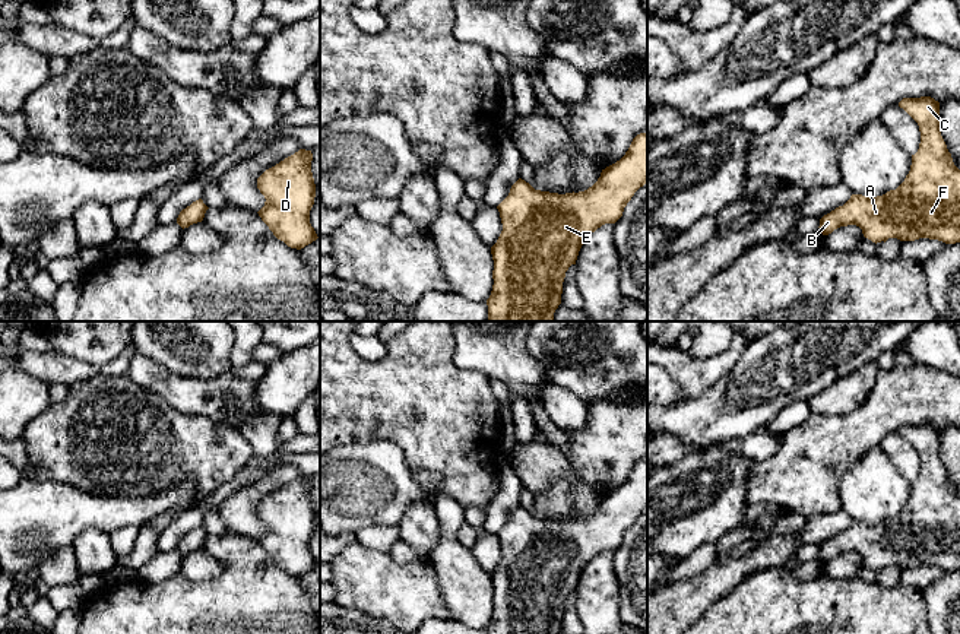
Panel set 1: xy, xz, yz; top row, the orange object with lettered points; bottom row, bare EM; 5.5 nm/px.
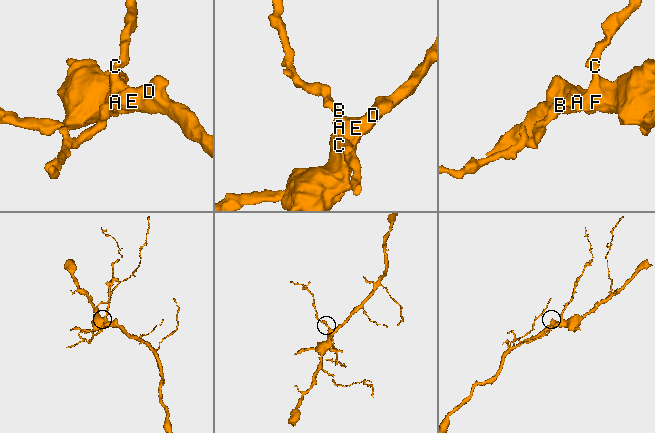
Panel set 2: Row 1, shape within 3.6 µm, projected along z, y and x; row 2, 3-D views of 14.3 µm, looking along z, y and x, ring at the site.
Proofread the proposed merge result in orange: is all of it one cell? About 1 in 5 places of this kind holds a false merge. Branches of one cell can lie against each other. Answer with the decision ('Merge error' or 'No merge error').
No merge error

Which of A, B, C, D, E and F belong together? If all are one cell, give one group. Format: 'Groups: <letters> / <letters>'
Groups: A B C D E F

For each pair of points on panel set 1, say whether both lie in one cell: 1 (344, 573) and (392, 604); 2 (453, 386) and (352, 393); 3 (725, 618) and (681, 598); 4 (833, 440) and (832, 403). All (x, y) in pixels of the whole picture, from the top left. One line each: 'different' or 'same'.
1: same
2: same
3: different
4: different

